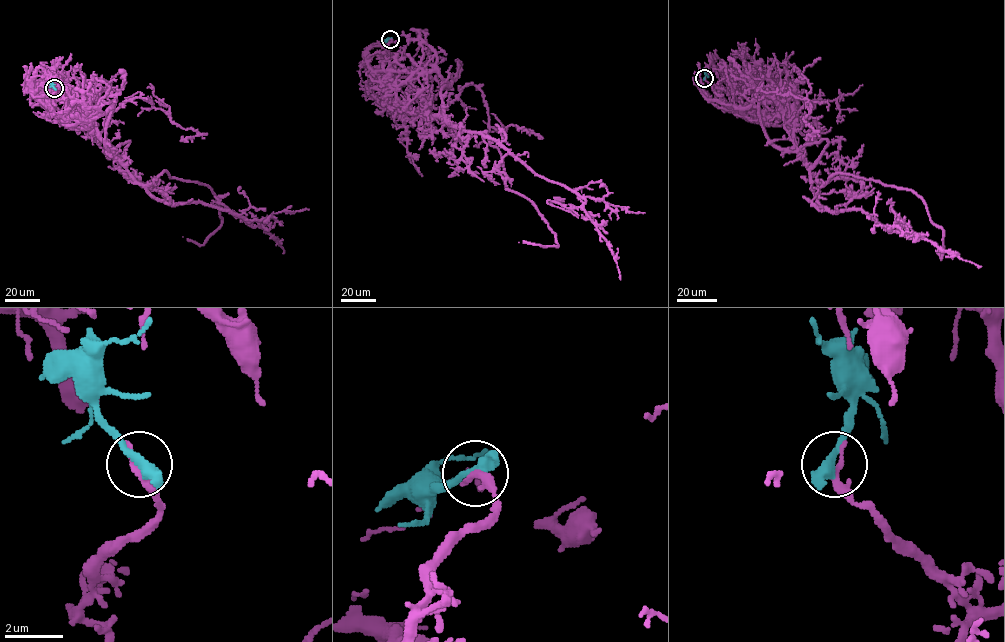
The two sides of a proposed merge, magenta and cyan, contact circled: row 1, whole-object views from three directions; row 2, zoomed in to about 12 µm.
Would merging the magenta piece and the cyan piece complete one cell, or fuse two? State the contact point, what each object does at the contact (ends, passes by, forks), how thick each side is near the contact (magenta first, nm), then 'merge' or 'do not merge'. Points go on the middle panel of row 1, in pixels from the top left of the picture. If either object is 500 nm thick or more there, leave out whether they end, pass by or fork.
at (390, 39); magenta ends there; cyan ends there; 320 nm thick on the magenta side, 440 nm on the other; do not merge

